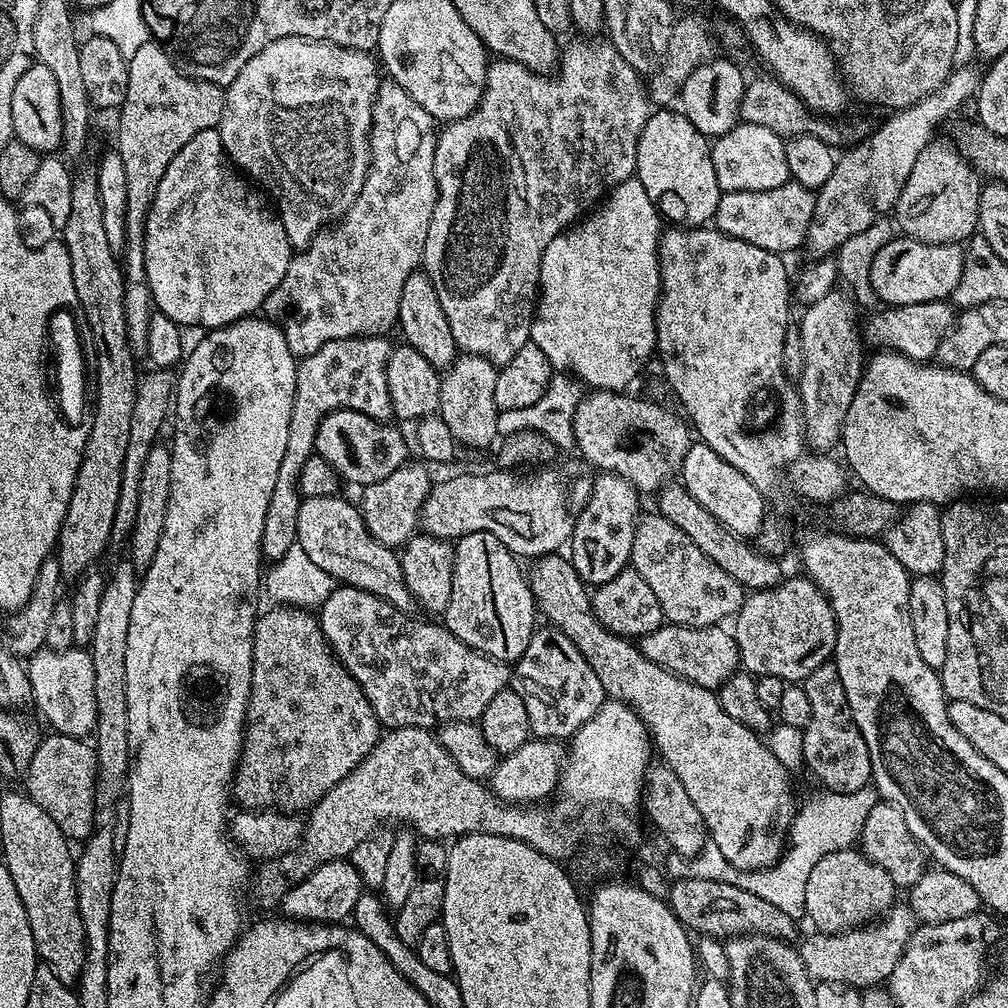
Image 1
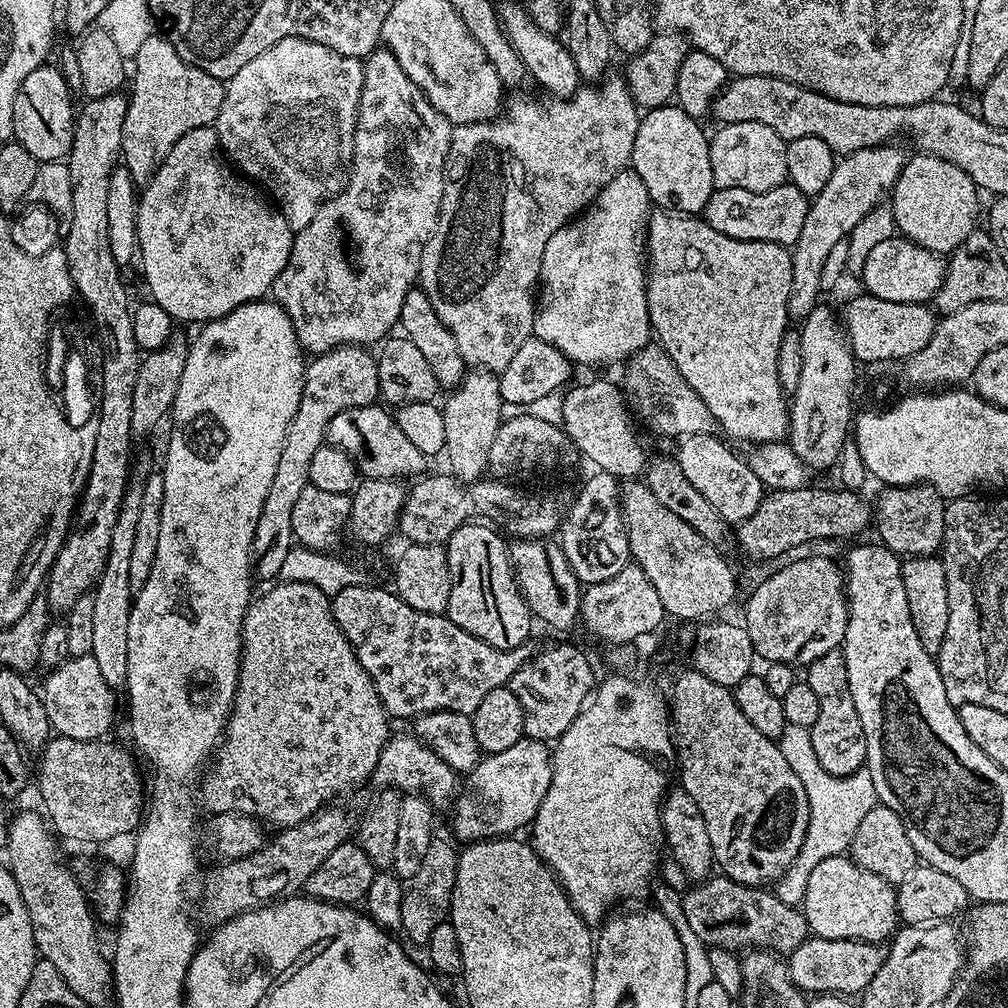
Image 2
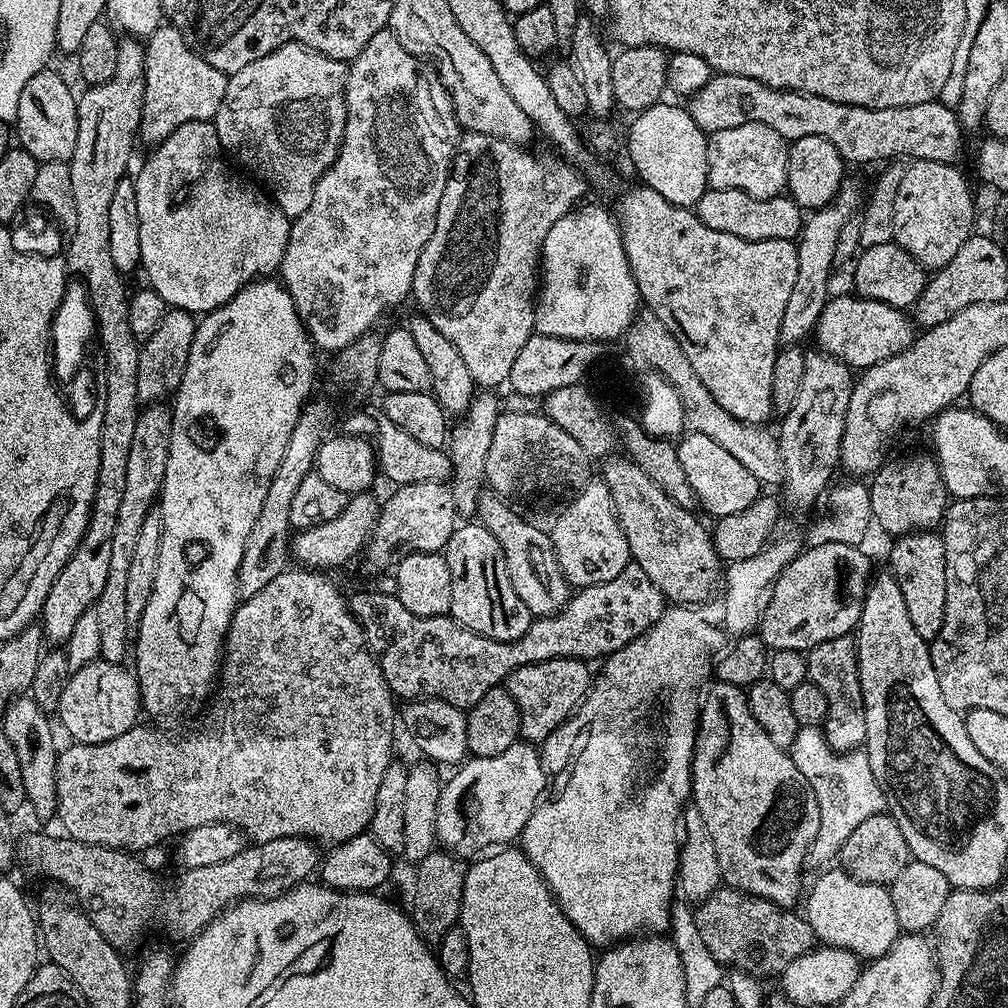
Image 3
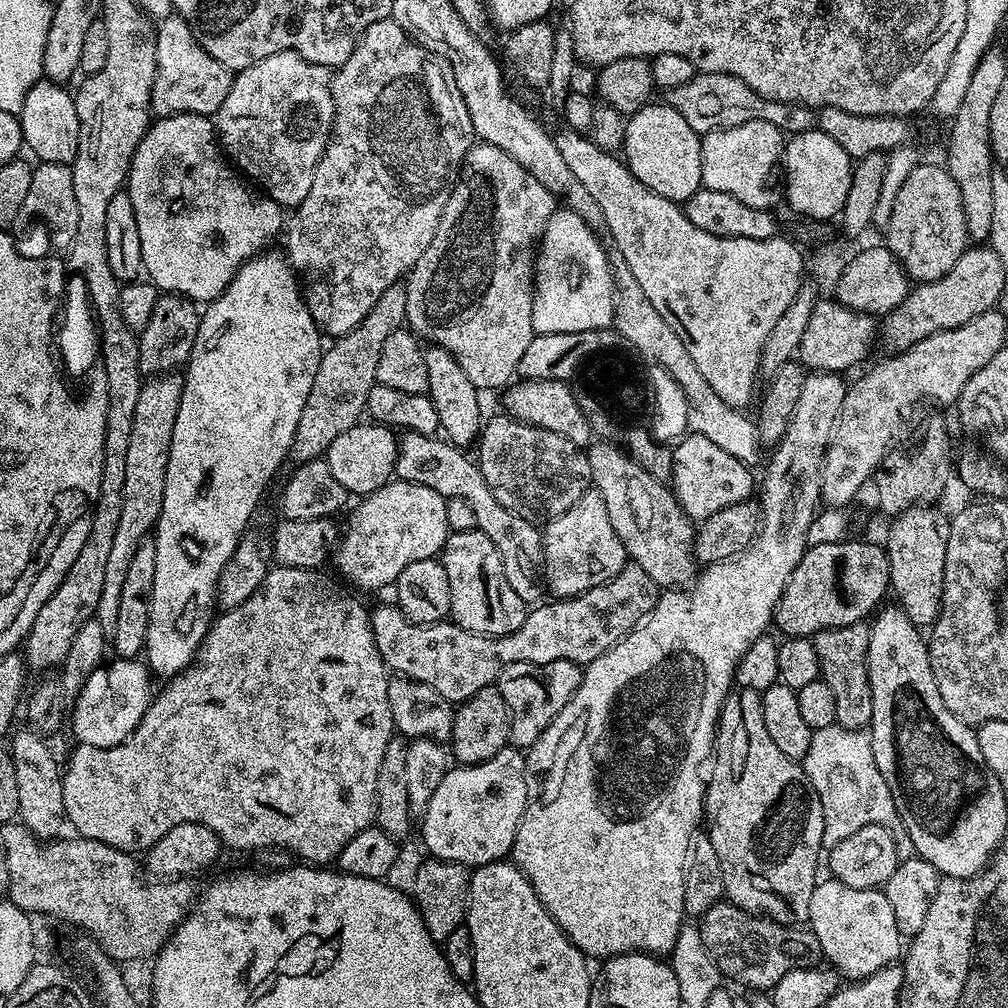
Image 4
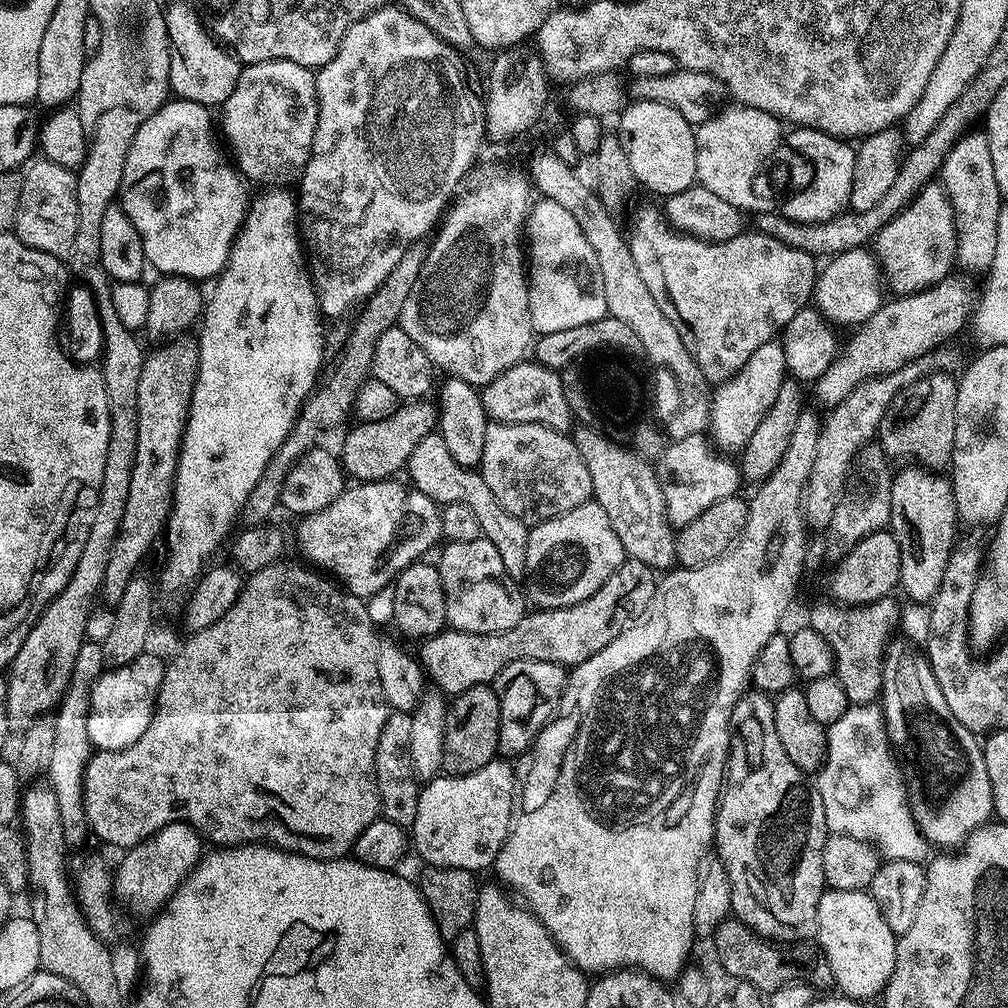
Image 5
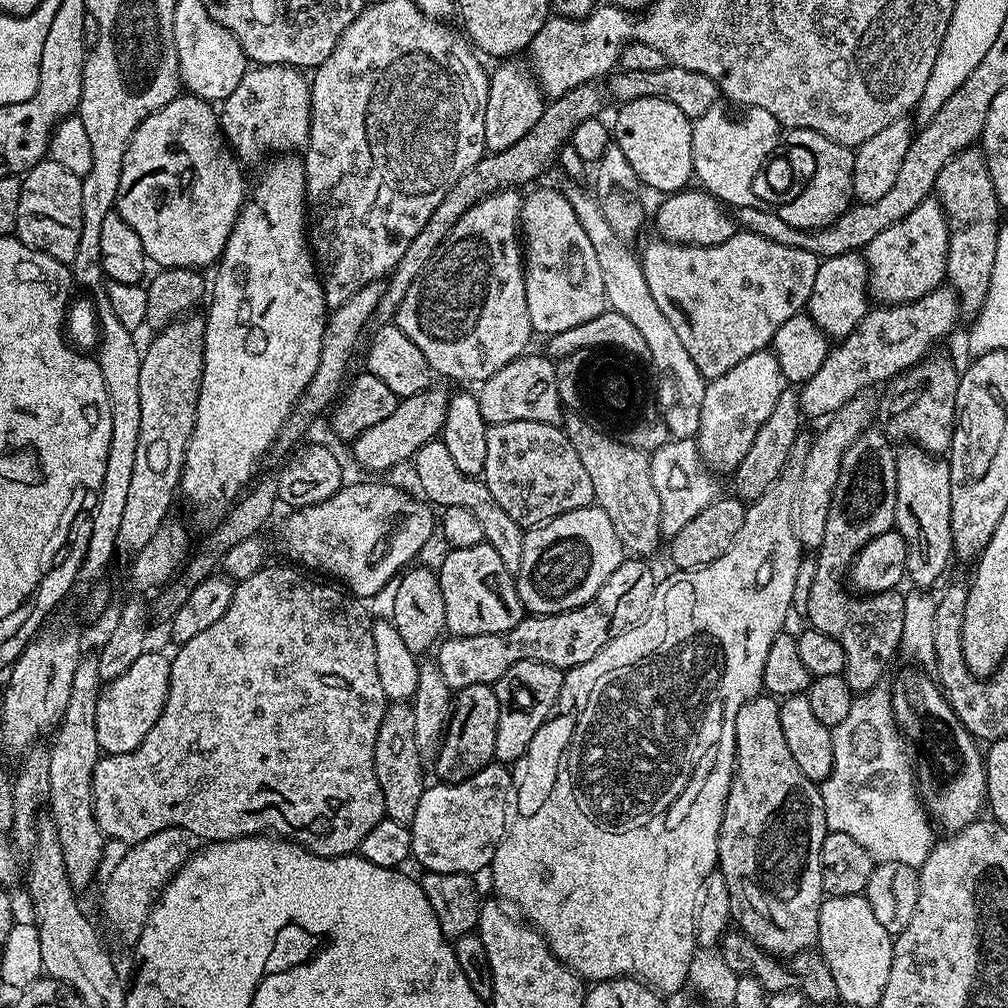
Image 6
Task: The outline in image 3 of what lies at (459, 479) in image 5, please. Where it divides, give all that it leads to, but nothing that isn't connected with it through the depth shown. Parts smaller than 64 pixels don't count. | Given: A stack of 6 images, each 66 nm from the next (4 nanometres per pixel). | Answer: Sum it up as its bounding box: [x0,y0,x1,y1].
[343,412,570,618]

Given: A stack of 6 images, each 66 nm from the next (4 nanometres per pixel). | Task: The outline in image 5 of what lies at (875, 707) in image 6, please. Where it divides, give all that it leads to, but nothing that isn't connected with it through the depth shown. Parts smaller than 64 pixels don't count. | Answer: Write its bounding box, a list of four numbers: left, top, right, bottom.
[814,704,930,864]

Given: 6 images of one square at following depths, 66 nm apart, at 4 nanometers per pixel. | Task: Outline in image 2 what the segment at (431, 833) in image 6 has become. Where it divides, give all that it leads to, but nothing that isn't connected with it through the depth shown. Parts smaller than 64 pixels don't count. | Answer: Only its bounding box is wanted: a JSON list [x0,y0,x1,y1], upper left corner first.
[452,739,552,842]

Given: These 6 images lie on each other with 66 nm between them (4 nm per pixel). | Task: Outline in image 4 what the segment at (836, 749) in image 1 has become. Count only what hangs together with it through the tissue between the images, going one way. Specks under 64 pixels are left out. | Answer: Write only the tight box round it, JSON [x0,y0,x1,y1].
[814,622,872,729]

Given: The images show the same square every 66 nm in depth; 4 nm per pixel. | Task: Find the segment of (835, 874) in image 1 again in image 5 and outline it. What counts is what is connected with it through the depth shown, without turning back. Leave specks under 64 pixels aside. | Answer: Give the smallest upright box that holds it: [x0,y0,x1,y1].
[818,888,896,1000]

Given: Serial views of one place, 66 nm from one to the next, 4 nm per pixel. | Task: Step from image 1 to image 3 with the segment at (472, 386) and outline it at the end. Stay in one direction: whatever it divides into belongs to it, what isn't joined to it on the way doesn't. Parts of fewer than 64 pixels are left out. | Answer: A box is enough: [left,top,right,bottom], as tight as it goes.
[446,390,502,518]

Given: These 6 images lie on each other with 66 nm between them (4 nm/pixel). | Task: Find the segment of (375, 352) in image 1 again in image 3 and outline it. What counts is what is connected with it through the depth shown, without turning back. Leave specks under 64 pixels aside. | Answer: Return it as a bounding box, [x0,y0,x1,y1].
[238,399,332,597]

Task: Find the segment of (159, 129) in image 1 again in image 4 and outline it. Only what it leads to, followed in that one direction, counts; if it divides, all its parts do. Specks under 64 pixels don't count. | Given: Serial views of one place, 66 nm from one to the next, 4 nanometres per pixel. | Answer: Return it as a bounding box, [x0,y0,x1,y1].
[152,16,233,117]

